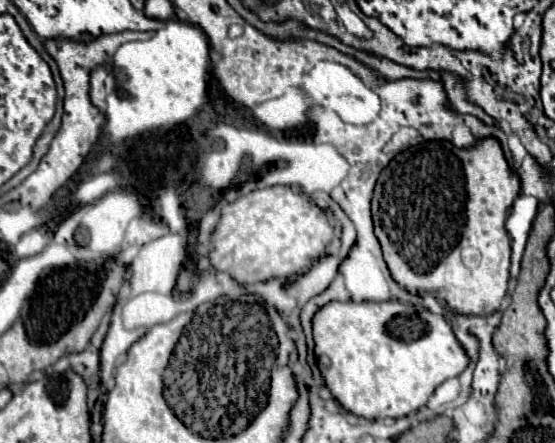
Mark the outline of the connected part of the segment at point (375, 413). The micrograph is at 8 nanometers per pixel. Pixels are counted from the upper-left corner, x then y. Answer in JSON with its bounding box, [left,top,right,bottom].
[314,301,470,419]

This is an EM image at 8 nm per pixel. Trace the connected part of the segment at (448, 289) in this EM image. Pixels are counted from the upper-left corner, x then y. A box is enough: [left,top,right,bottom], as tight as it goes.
[372,137,522,315]

